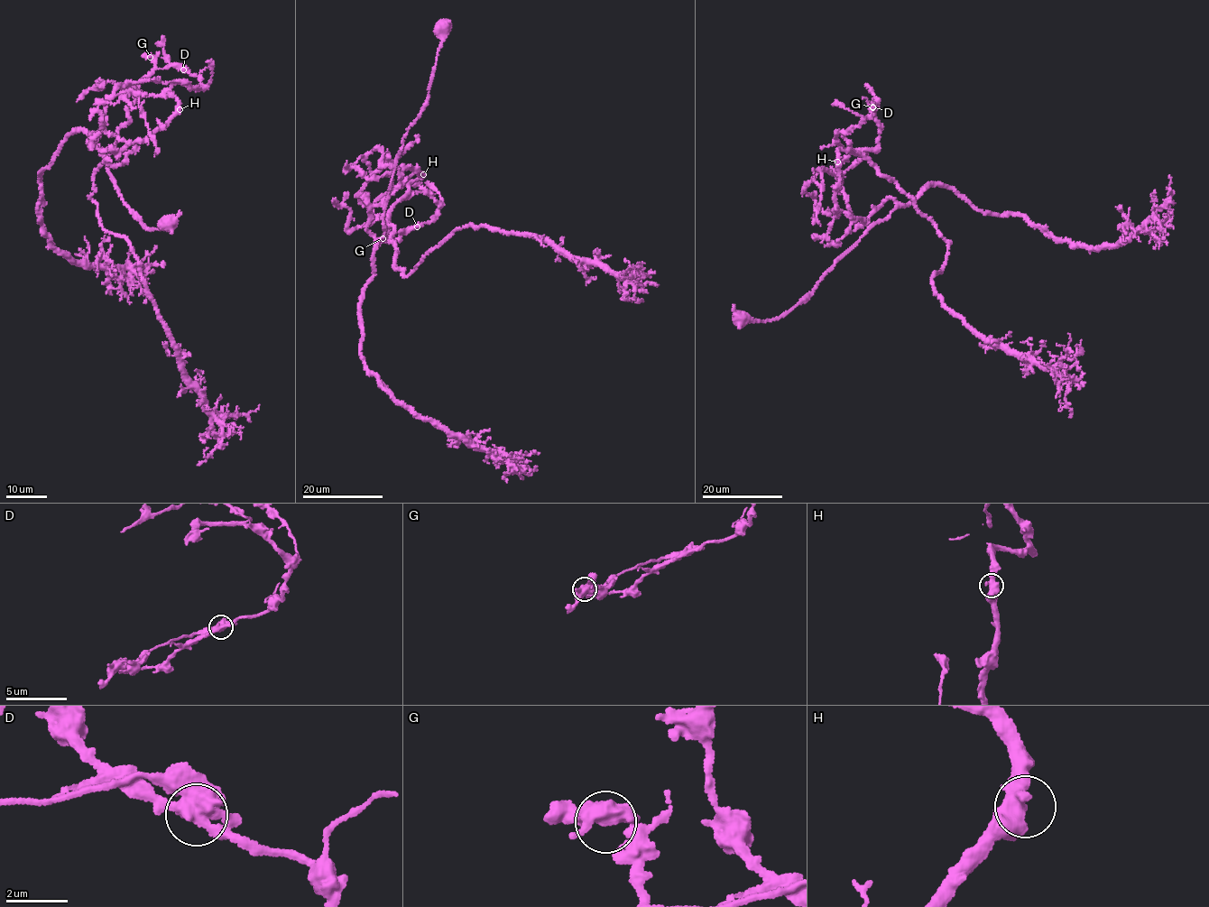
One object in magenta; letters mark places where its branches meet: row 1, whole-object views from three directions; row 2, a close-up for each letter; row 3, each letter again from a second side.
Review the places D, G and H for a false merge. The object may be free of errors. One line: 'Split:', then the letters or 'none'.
Split: D

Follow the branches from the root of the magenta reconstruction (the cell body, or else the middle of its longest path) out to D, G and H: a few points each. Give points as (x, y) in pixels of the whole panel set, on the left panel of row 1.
D: (168, 221), (146, 229), (91, 135), (92, 146), (118, 87), (138, 95), (157, 69), (183, 69)
G: (168, 221), (146, 229), (97, 134), (91, 143), (114, 90), (140, 93), (150, 57)
H: (168, 221), (146, 229), (117, 190), (96, 143), (98, 135), (91, 135), (100, 150), (134, 151), (179, 109)

